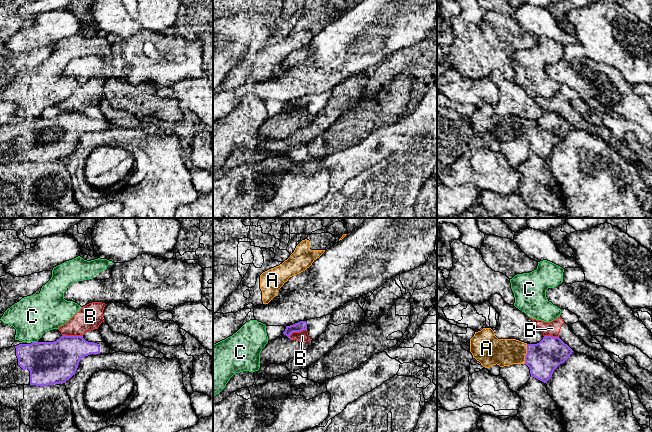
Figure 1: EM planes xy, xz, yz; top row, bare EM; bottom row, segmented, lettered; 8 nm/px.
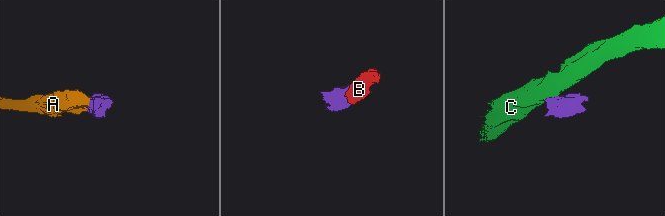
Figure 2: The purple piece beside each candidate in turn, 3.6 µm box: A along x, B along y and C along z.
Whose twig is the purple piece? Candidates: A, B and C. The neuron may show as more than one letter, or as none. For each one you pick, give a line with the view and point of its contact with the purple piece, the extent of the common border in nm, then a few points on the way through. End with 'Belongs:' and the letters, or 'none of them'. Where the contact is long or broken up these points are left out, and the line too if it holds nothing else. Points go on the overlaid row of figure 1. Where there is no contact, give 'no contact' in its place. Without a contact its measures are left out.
A: meets purple in yz at (526, 354); contact 160 nm long
Belongs: A

